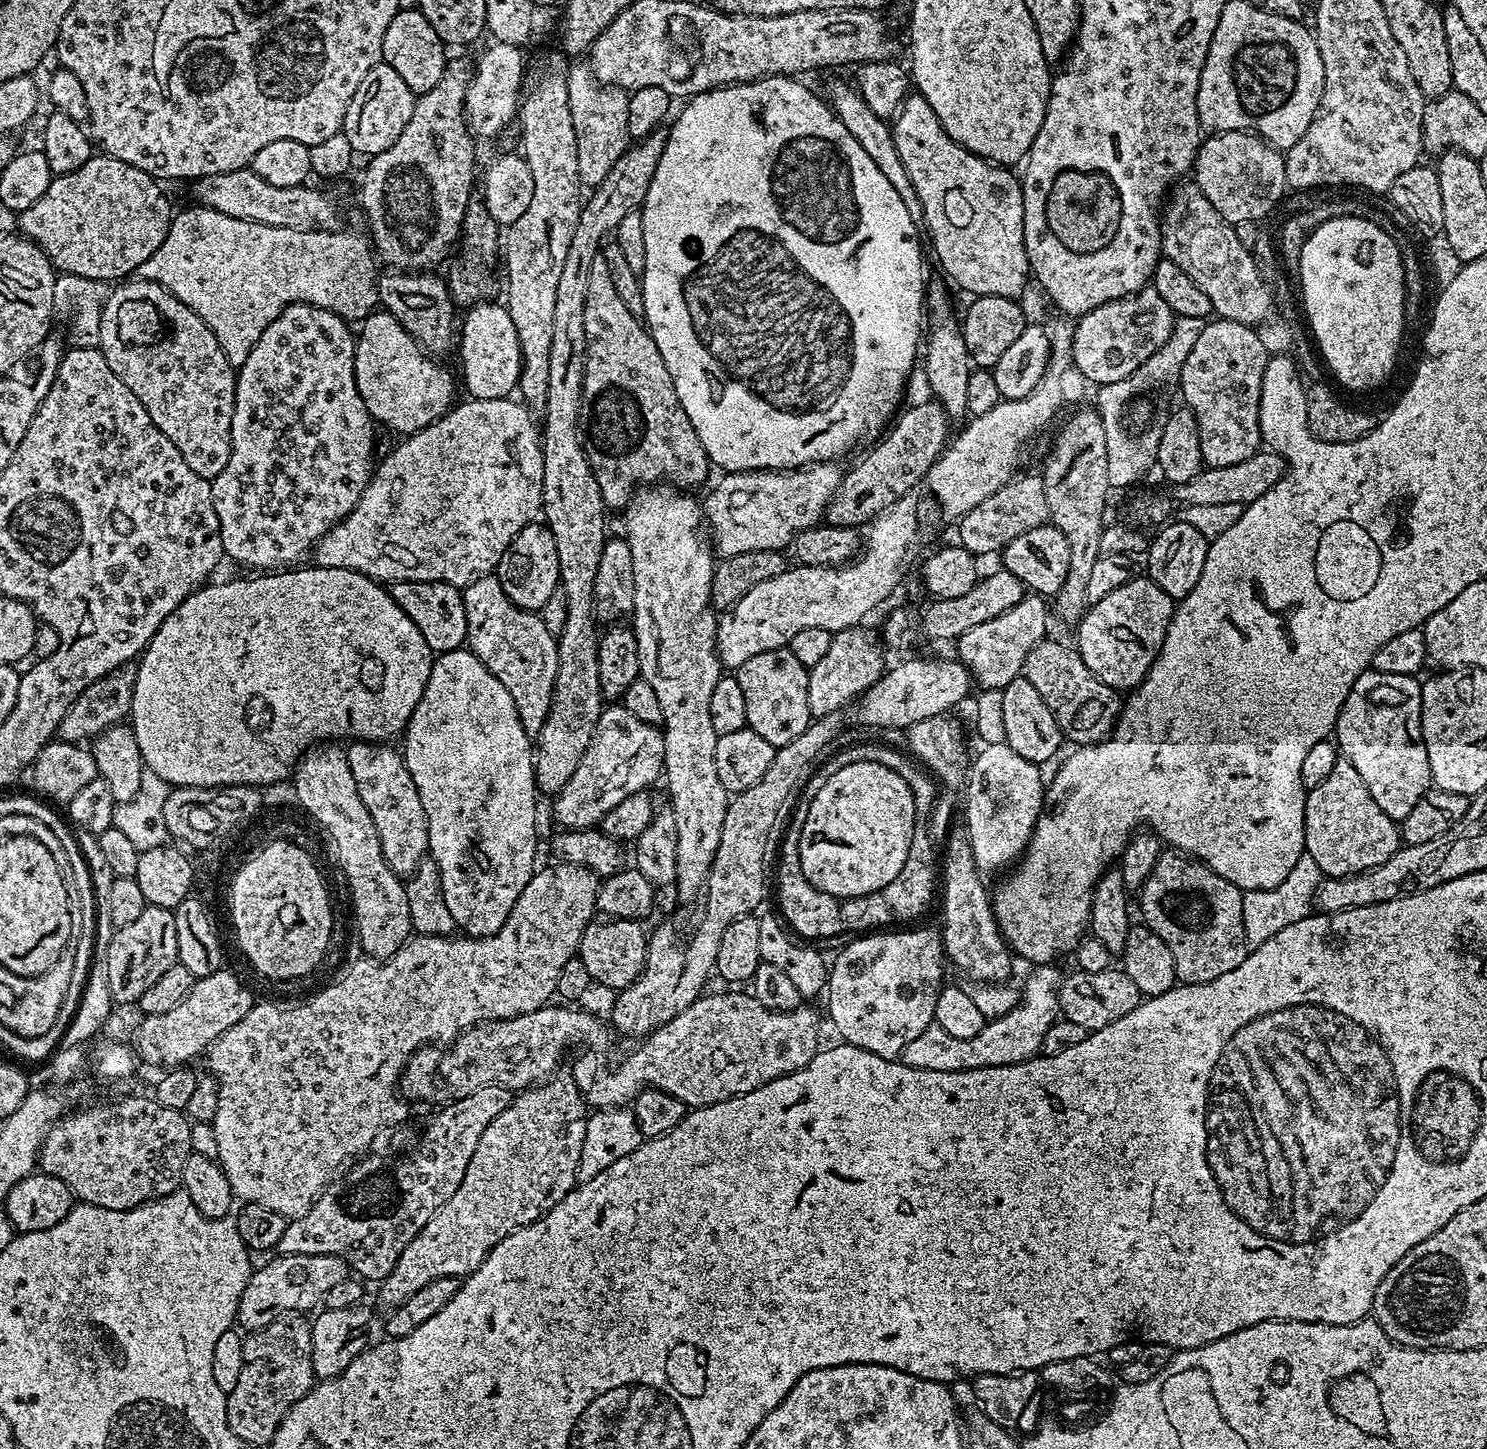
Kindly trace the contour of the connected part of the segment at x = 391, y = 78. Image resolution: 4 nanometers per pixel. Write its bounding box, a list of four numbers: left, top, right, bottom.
[342,62,417,158]

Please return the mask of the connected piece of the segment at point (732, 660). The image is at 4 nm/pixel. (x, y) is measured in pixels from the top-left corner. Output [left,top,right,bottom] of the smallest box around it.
[716,492,934,670]

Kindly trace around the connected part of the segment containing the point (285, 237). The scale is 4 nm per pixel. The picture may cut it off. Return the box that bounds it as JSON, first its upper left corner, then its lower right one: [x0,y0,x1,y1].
[138,207,378,366]

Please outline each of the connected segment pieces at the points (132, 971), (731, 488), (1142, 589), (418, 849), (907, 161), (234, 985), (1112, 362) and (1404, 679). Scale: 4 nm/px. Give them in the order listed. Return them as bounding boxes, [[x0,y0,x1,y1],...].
[[106,906,178,1005],[702,460,842,557],[1075,575,1174,690],[347,740,429,878],[890,94,1030,298],[134,970,254,1070],[1070,288,1176,386],[1334,670,1433,822]]

